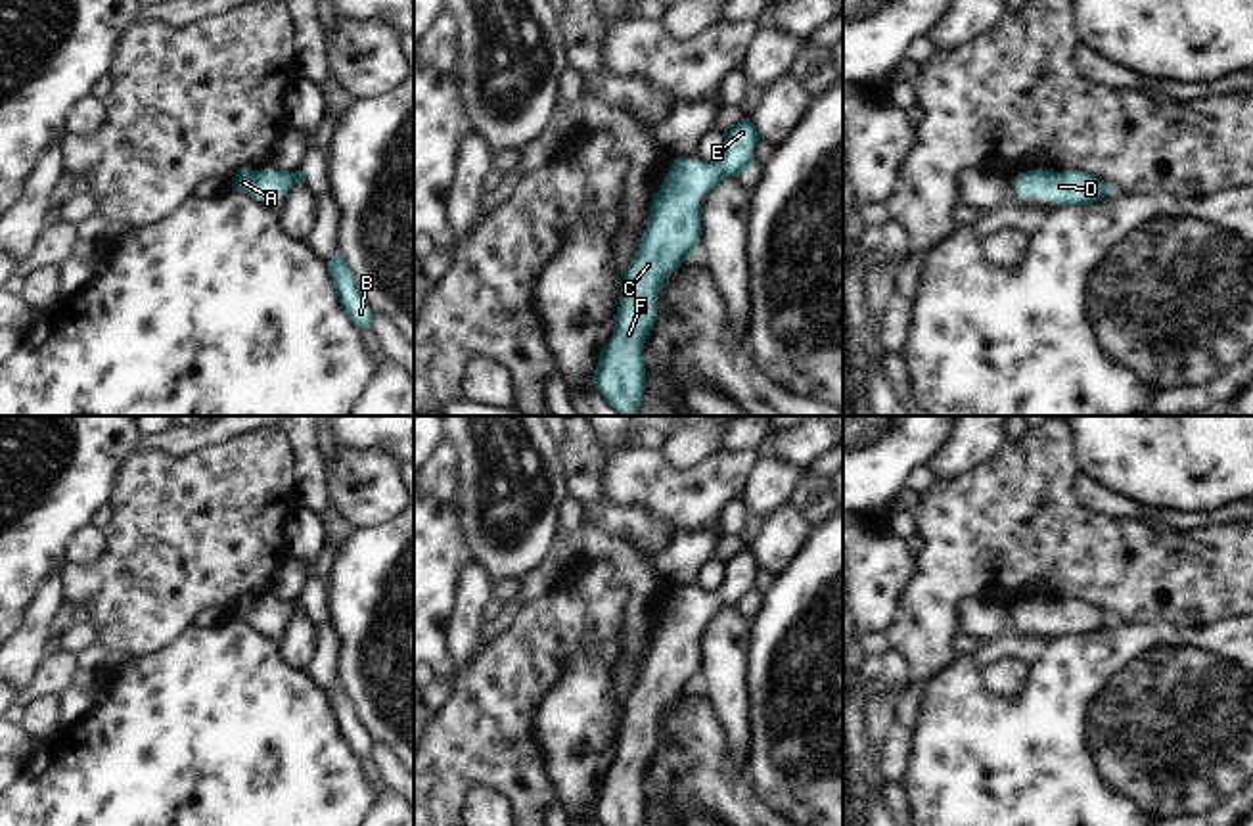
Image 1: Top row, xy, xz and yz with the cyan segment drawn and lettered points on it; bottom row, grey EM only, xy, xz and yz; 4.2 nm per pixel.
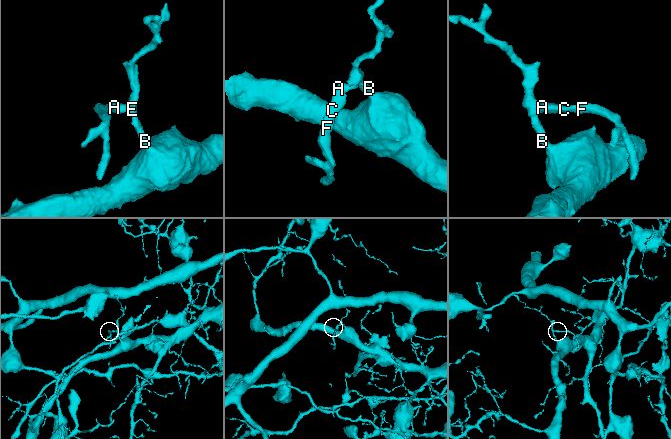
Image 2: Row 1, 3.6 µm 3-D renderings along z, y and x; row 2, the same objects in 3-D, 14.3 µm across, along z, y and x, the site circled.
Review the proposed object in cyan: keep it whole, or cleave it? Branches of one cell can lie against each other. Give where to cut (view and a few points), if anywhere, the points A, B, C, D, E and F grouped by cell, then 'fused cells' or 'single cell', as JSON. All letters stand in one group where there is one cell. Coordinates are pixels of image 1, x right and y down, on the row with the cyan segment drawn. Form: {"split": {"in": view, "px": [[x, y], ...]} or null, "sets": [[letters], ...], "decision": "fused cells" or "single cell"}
{"split": null, "sets": [["A", "B", "C", "D", "E", "F"]], "decision": "single cell"}

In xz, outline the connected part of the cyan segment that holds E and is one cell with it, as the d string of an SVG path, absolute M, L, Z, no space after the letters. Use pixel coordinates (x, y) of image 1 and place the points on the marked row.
M749 117L722 138L722 155L713 163L672 159L661 190L653 195L640 245L623 276L613 333L592 378L617 416L638 416L646 387L642 349L653 328L665 280L697 249L703 236L699 197L722 178L747 172L753 165L753 148L761 140Z

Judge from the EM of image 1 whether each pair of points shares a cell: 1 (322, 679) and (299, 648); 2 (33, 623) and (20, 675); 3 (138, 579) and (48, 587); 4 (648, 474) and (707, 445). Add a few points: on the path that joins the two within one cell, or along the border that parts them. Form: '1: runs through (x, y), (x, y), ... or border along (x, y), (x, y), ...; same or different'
1: border along (317, 618), (315, 654), (305, 669); different
2: runs through (29, 637), (20, 662); same
3: border along (58, 573), (58, 589), (64, 598); different
4: border along (658, 451), (677, 468), (694, 468), (713, 453); different

